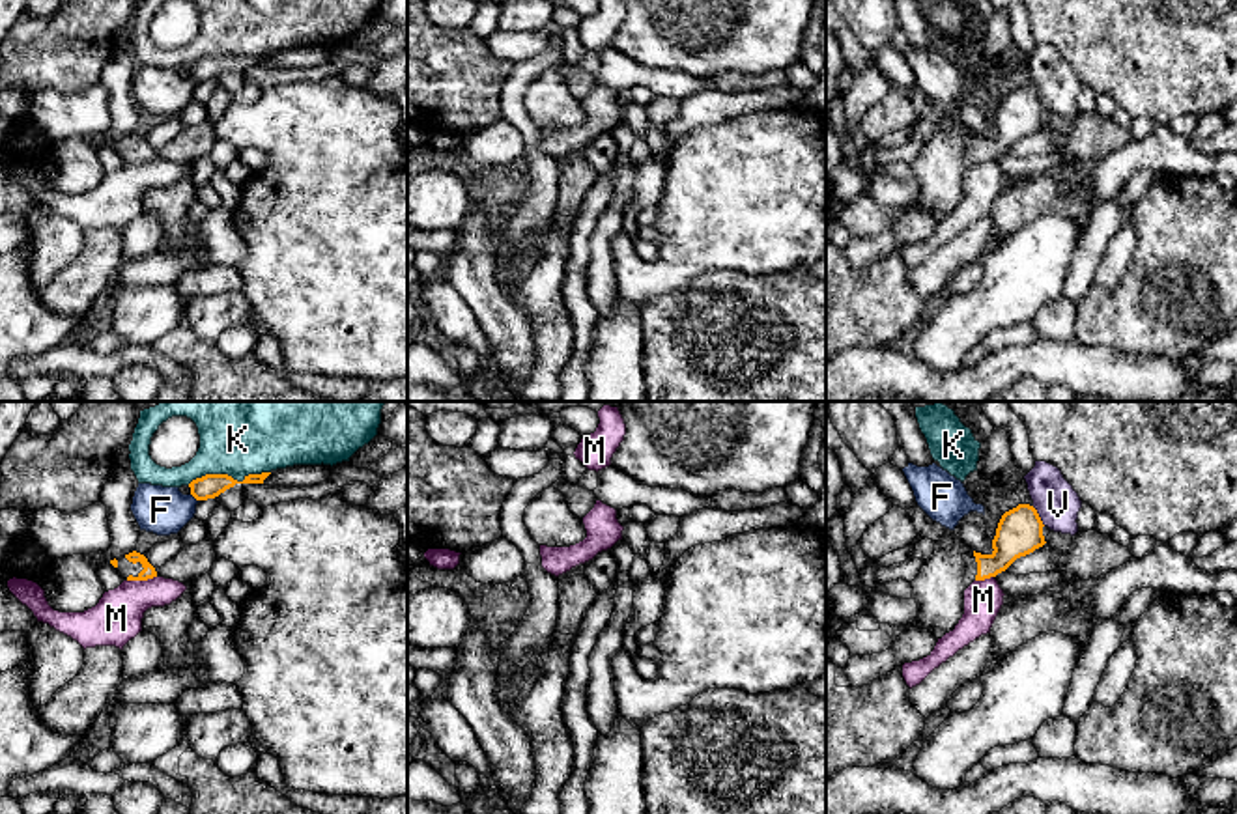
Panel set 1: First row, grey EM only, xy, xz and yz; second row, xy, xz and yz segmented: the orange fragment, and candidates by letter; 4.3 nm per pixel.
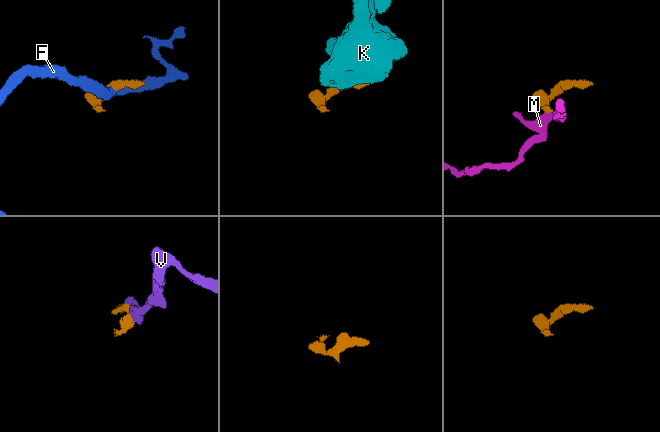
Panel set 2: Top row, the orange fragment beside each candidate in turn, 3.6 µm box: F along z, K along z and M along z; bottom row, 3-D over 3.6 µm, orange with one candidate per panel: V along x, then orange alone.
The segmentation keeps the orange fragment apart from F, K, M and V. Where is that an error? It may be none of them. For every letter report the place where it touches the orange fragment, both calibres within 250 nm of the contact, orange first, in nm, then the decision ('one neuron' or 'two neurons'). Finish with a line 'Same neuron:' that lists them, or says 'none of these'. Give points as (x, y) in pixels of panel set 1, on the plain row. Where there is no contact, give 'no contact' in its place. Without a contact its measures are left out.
F: meets orange in xy at (193, 77); 110 nm thick on the orange side, 200 nm on the other; two neurons
K: meets orange in xy at (228, 58); 110 nm thick on the orange side, 260 nm on the other; two neurons
M: meets orange in xy at (141, 161); 60 nm thick on the orange side, 220 nm on the other; two neurons
V: meets orange in yz at (1037, 98); 200 nm thick on the orange side, 190 nm on the other; two neurons
Same neuron: none of these

